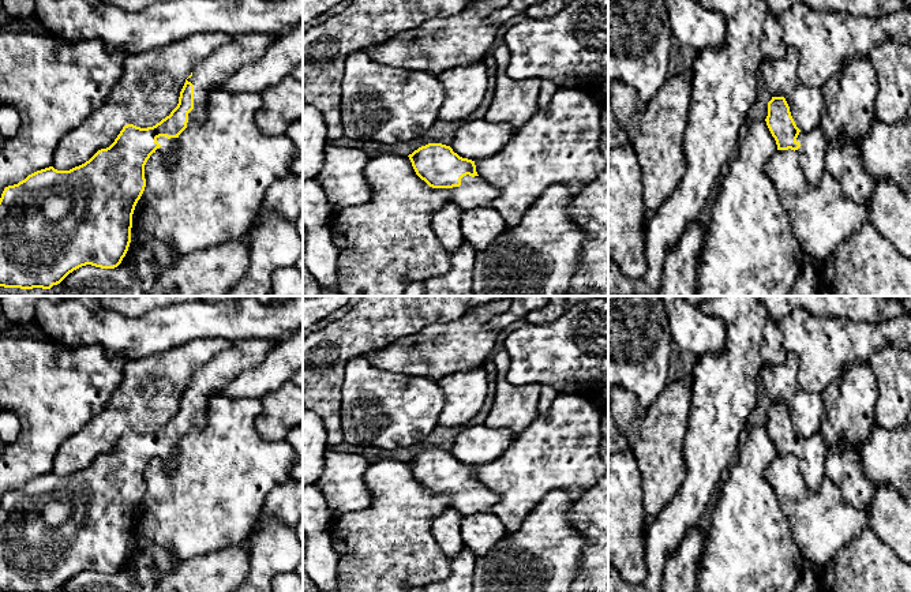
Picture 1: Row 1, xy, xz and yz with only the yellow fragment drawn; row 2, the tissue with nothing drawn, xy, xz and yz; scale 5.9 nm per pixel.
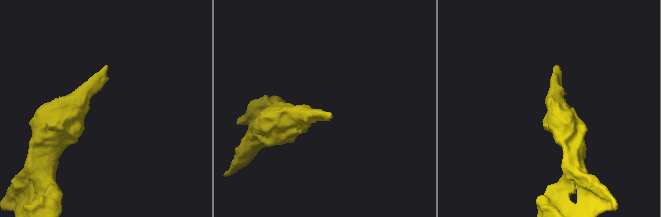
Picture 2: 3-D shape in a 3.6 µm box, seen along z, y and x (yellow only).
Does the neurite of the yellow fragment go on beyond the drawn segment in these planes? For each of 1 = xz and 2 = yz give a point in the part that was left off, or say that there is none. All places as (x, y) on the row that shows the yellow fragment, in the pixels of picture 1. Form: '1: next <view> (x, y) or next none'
1: next xz (475, 193)
2: next yz (812, 153)

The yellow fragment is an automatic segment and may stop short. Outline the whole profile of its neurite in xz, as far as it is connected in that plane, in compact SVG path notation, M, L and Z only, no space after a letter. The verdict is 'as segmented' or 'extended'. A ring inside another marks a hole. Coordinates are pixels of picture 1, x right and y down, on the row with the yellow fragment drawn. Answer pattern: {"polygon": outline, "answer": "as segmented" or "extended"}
{"polygon": "M428 143L408 156L416 175L432 188L449 188L450 202L464 210L490 207L496 190L476 172L475 161L462 158L450 146Z", "answer": "extended"}

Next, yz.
{"polygon": "M772 97L768 102L766 125L776 140L777 150L794 150L809 183L820 181L825 171L828 142L821 127L810 132L801 131L784 97Z", "answer": "extended"}

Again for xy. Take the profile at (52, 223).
{"polygon": "M269 33L236 35L194 68L177 106L155 125L127 124L109 147L85 164L70 171L49 166L5 187L0 198L0 286L50 289L86 265L117 267L131 243L132 214L146 187L145 165L150 156L158 153L172 164L179 135L191 123L205 119L210 93L235 71L260 59L277 37Z", "answer": "extended"}

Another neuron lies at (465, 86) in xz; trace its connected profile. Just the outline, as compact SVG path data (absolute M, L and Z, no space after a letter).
M484 61L451 67L440 72L439 82L445 87L445 100L438 112L442 121L464 121L479 108L487 91L487 67Z

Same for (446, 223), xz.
M447 202L432 217L434 233L449 252L457 251L465 243L461 231L462 213L464 209Z

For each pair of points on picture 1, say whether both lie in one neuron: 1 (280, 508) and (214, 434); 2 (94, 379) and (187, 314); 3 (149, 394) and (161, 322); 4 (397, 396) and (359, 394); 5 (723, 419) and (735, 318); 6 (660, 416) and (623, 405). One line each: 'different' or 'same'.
1: different
2: different
3: different
4: same
5: same
6: same

